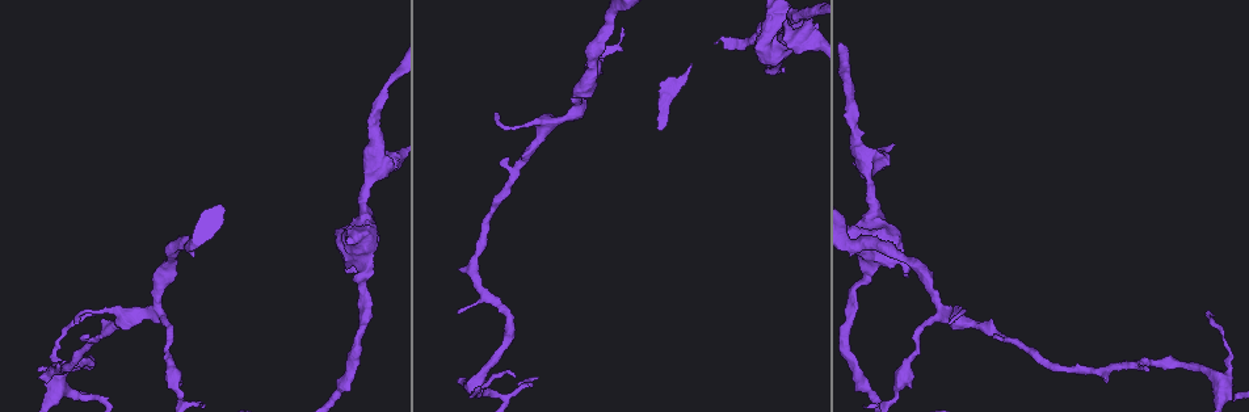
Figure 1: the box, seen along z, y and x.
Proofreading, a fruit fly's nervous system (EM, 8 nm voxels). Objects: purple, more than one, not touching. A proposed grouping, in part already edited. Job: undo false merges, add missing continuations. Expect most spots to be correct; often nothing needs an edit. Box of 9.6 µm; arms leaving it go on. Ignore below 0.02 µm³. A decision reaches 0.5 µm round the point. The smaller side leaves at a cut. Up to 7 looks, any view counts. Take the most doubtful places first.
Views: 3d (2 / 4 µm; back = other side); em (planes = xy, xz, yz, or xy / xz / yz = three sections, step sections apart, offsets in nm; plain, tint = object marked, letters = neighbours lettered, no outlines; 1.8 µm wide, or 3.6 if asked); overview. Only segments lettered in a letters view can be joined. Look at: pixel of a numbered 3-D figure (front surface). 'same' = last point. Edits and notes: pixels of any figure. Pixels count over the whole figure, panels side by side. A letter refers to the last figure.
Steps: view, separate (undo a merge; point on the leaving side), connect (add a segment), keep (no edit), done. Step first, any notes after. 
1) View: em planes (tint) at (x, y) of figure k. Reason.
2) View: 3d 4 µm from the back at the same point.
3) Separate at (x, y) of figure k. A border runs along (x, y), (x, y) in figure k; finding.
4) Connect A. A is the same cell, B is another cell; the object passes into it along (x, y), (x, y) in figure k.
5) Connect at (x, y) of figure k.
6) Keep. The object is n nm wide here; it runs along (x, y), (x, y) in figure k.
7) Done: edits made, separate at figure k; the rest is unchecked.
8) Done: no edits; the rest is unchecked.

View: 3d 4 µm at (865, 166) of figure 1. Sudden change in width.

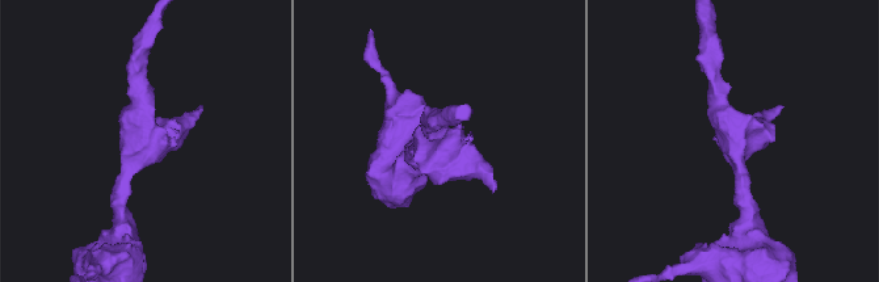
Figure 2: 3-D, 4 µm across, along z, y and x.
View: em yz step 16 (letters) at (434, 141) of figure 2. 3 arms meet here; the arms are 220, 280, 280 nm wide; shape alone is not enough.

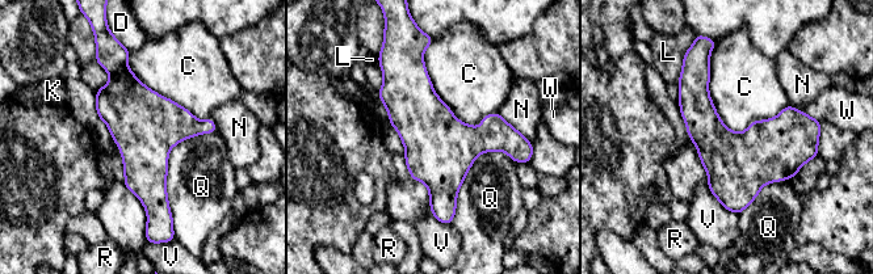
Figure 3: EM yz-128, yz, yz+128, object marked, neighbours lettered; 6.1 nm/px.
View: em planes (letters) at the same point.

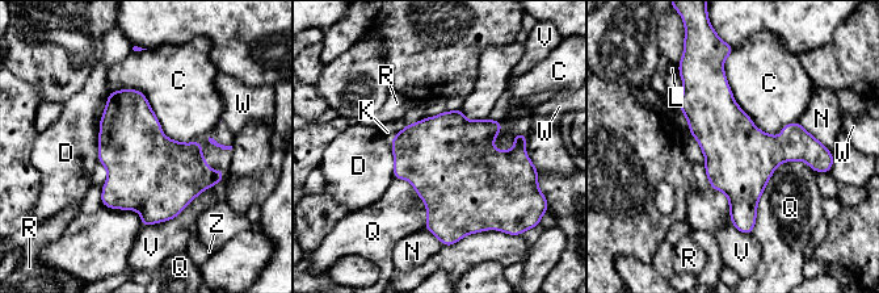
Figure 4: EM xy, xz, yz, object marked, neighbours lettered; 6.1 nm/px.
Keep. C, D, K, L, N, Q, R, V, W and Z are other cells; a border runs along (726, 57), (734, 100), (778, 138) in figure 4; one neuron here.

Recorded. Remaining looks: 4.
View: 3d 4 µm at (1149, 369) of figure 1. An open end.

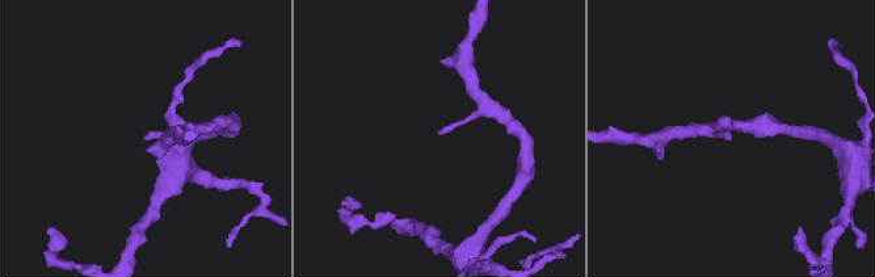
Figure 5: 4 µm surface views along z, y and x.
View: em planes (letters) at (731, 138) of figure 5. Now the EM.

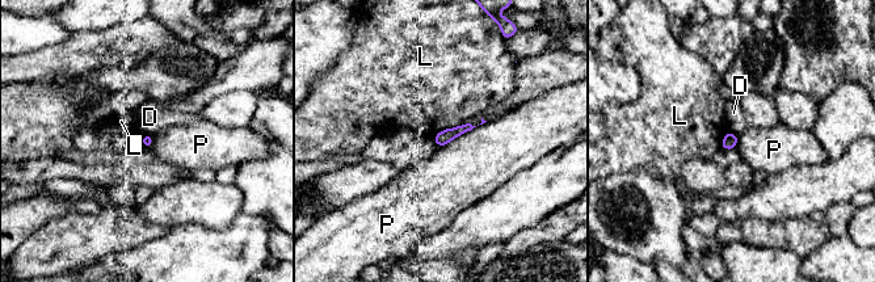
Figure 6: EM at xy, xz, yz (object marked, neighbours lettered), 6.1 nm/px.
Keep. The longest contact is with P, 340 nm; D, L and P are other cells; a border runs along (486, 121), (440, 147) in figure 6; no lettered segment goes on from it.

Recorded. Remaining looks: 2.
View: 3d 4 µm at (906, 277) of figure 1. Free end.

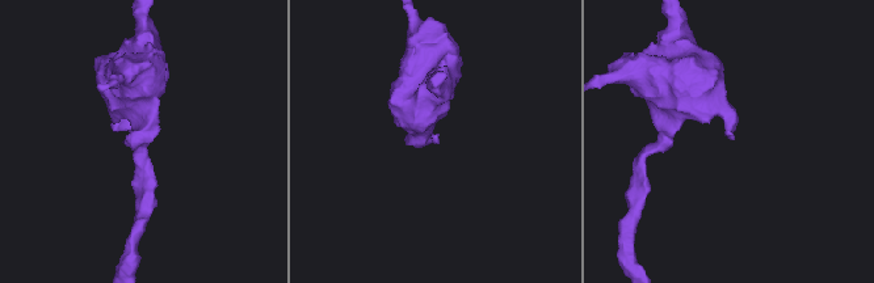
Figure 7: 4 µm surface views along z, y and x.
View: em planes (letters) at (732, 139) of figure 7. Now the EM.

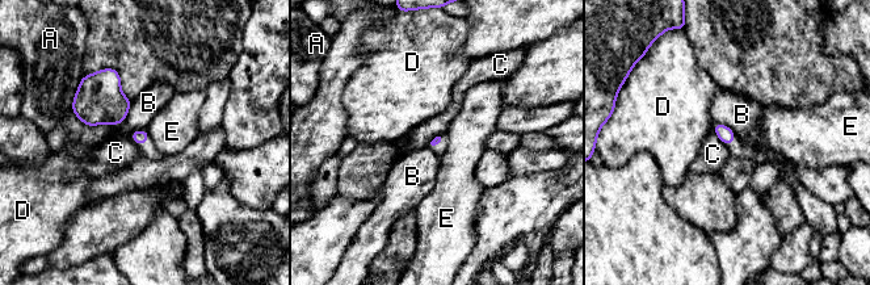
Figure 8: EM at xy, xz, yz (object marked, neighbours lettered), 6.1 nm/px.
Keep. A, B, C, D and E are other cells; a border runs along (713, 131), (724, 145) in figure 8; no lettered segment goes on from it.

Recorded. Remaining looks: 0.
Done: no edits; the rest is unchecked.

